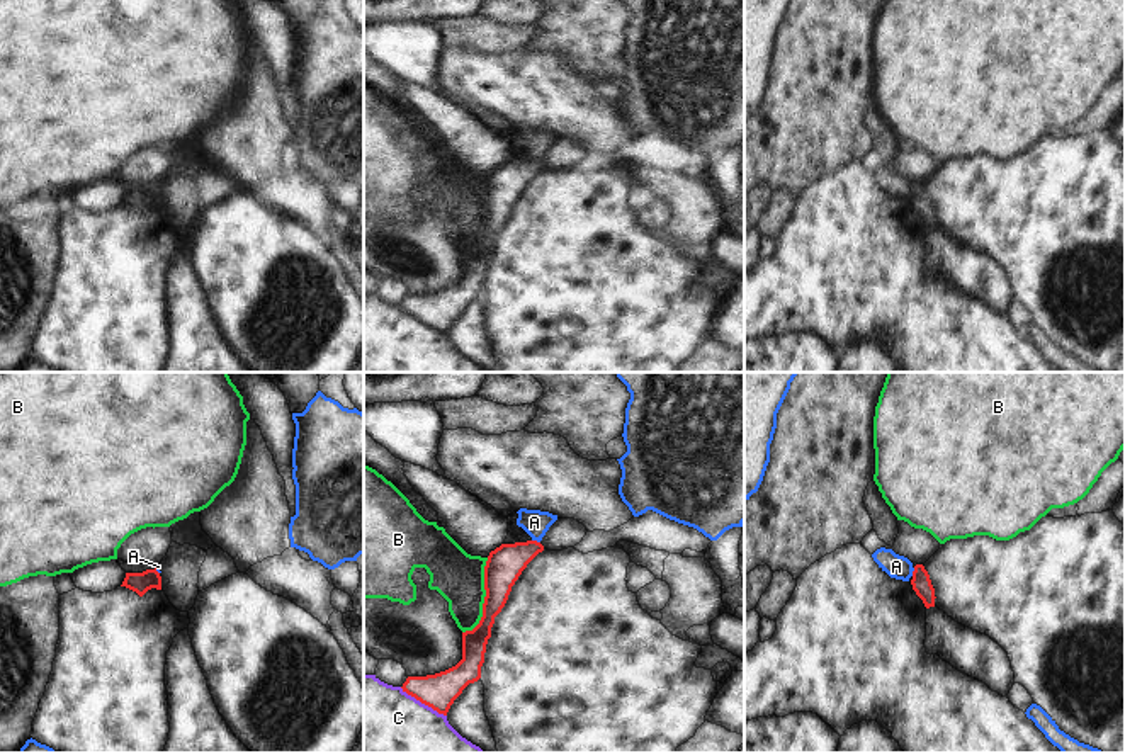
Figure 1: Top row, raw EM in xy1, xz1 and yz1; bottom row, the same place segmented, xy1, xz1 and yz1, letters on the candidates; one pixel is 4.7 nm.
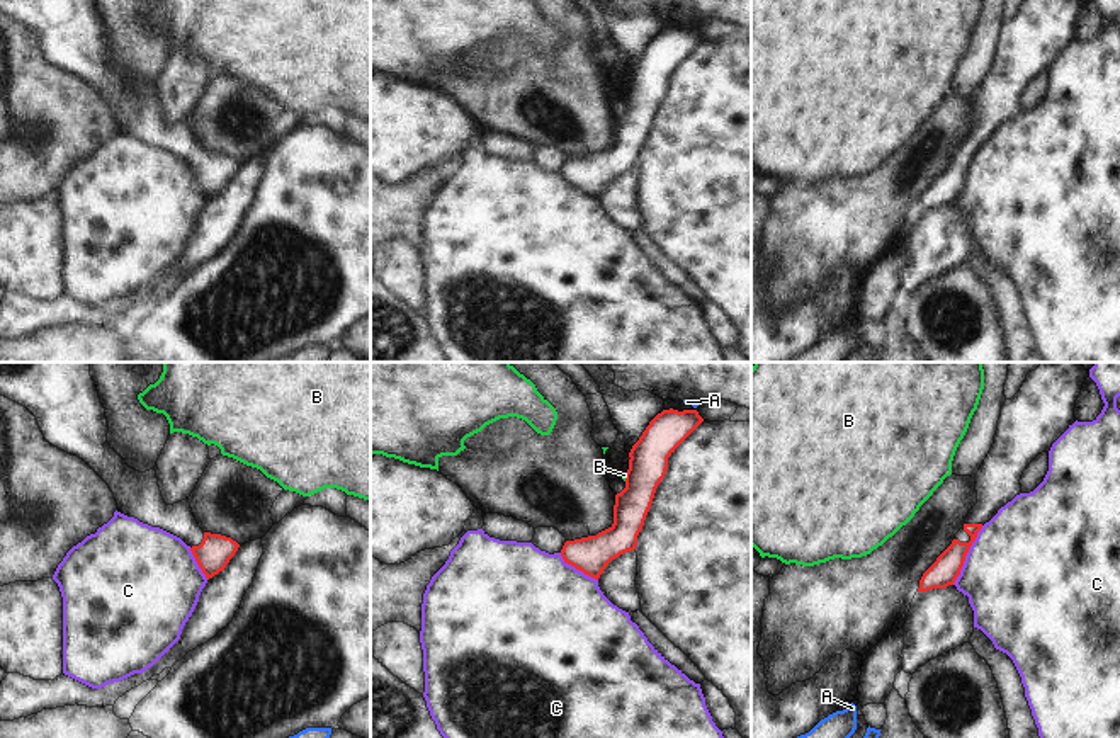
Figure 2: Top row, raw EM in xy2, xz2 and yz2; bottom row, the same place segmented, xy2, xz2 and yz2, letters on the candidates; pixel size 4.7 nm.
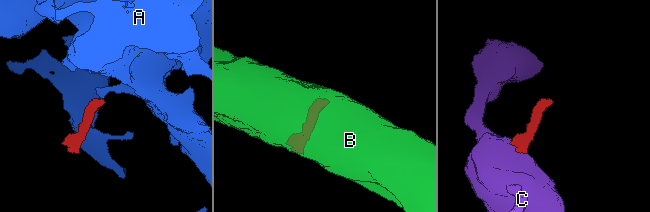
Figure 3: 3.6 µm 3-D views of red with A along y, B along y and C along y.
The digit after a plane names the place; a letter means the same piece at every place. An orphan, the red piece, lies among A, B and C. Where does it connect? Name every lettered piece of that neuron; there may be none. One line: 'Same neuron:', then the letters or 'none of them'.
Same neuron: none of them

